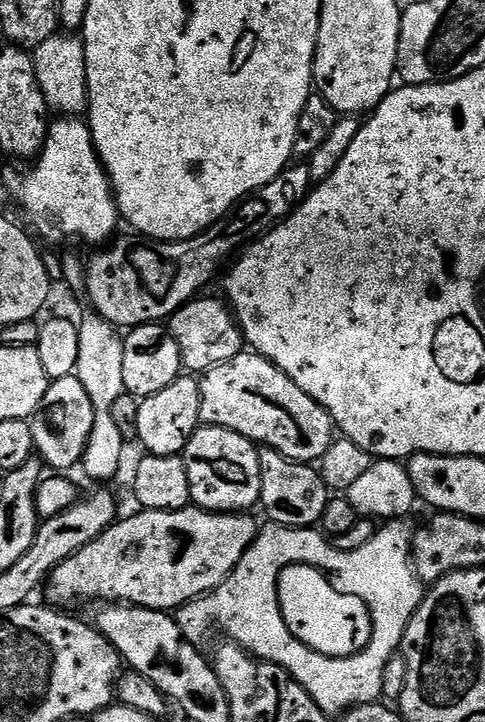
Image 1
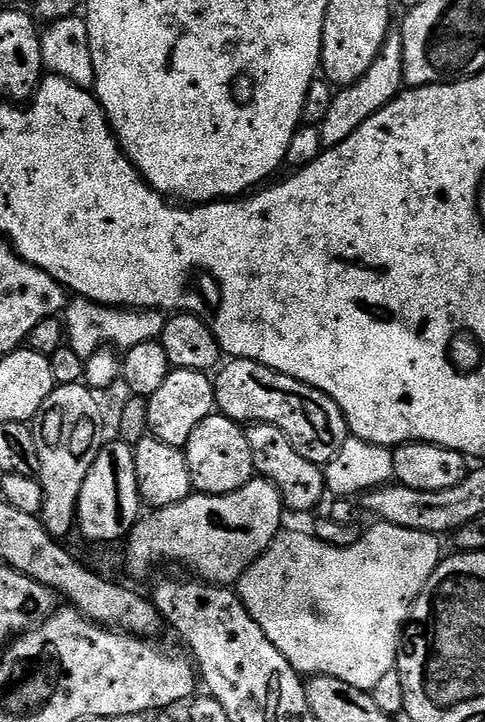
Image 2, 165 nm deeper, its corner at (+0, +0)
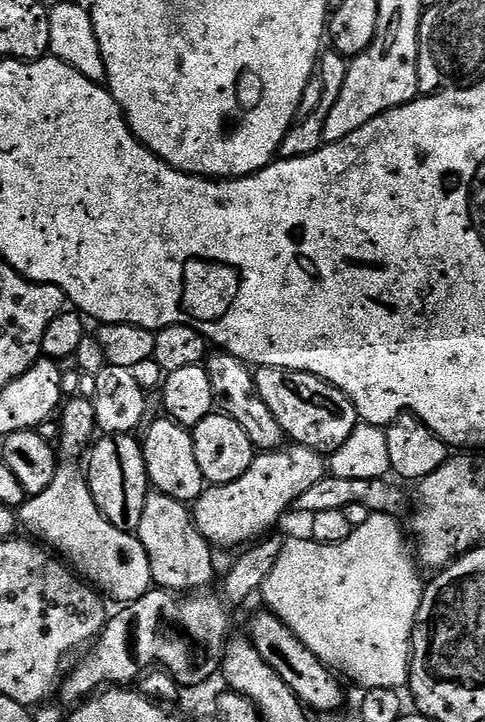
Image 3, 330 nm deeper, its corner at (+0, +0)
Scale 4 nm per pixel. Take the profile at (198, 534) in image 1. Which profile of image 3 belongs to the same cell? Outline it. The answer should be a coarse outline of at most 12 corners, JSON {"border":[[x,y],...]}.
{"border":[[261,452],[205,487],[198,530],[217,549],[267,537],[325,475],[325,457]]}

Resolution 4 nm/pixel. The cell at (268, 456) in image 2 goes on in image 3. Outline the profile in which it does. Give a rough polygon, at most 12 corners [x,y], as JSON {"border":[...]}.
{"border":[[223,350],[207,357],[216,408],[257,453],[286,437],[258,394],[255,371]]}

